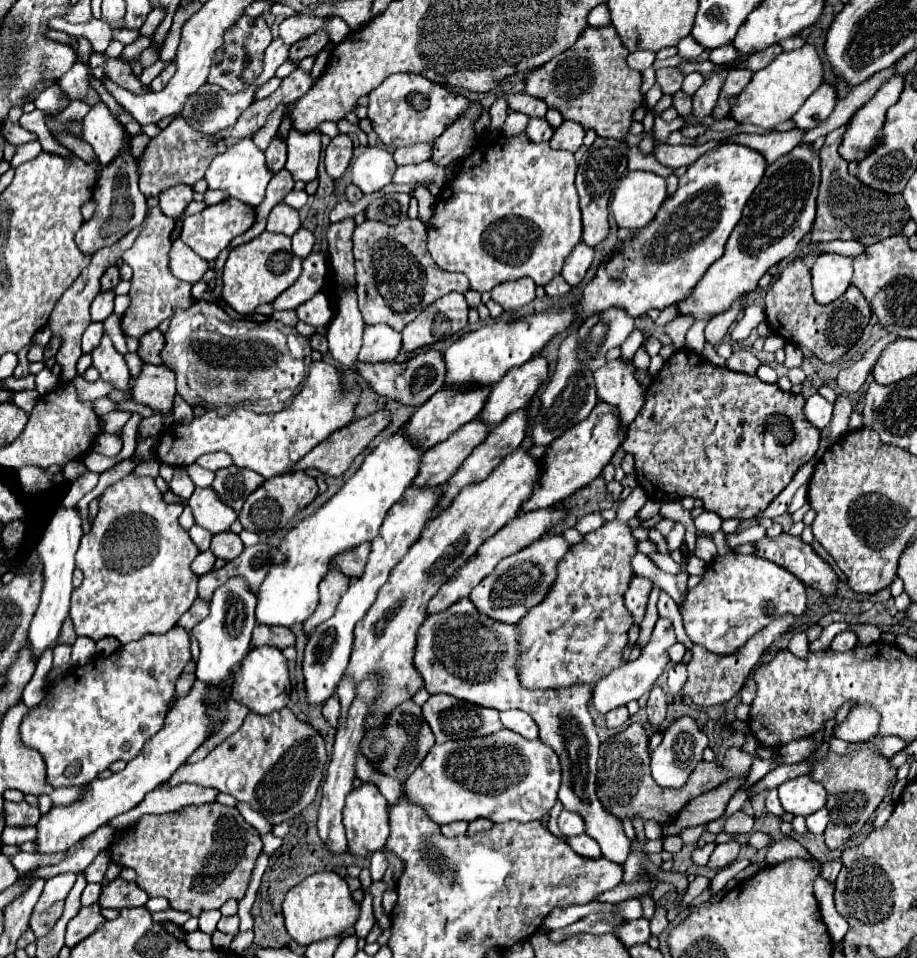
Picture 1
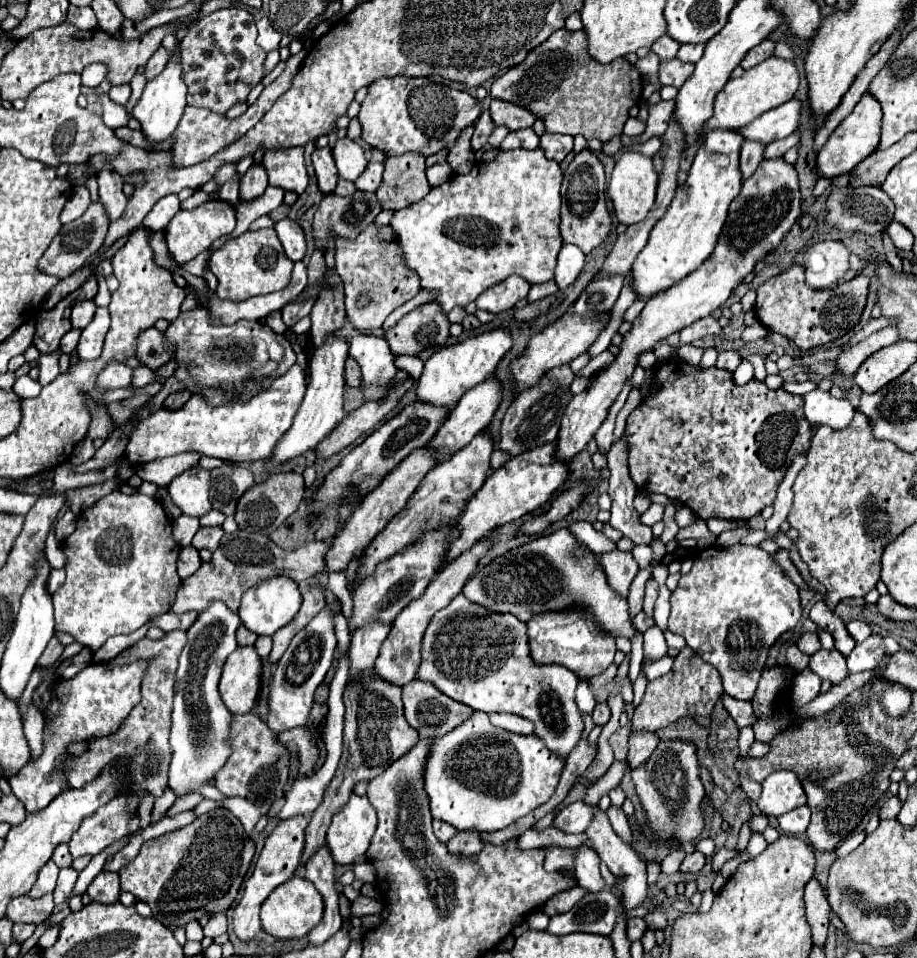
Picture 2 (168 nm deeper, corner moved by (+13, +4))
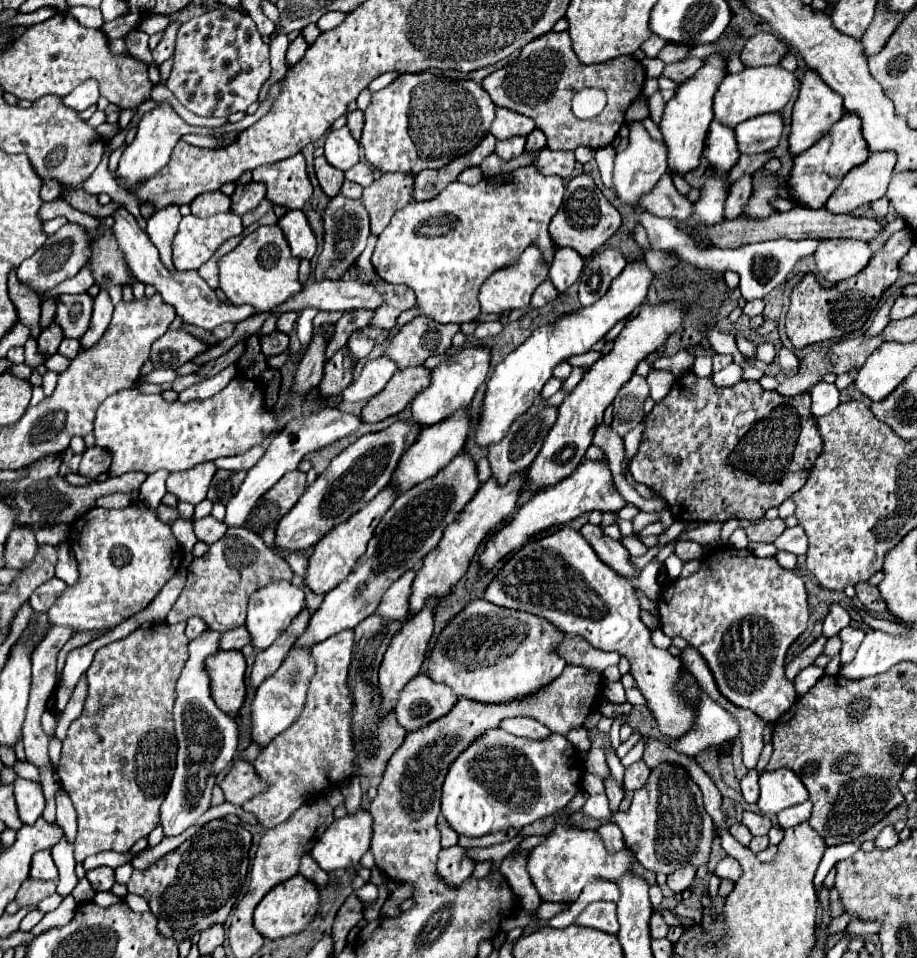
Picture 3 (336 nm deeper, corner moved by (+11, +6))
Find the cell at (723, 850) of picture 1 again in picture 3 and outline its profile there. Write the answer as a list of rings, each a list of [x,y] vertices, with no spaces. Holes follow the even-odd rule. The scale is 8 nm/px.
[[[688,863],[680,871],[674,871],[674,873],[668,875],[668,887],[672,891],[676,891],[676,893],[678,891],[684,891],[684,889],[688,889],[692,885],[694,877],[696,877],[696,867]]]

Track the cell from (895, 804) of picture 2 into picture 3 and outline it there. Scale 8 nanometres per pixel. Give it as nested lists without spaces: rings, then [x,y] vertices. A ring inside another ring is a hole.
[[[886,825],[878,837],[876,837],[876,847],[882,847],[882,849],[888,849],[888,847],[894,847],[898,843],[898,833],[894,829],[894,825]]]

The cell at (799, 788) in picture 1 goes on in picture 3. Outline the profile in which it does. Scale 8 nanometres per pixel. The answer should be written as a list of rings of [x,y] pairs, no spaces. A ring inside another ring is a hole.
[[[776,769],[760,775],[760,799],[756,805],[764,815],[778,815],[796,803],[804,803],[806,799],[808,791],[794,771]]]

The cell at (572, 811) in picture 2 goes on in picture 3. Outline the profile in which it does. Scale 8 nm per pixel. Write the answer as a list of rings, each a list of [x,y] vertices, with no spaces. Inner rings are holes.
[[[592,795],[592,797],[584,803],[582,813],[584,813],[586,817],[592,817],[592,819],[598,819],[598,821],[604,821],[604,823],[608,823],[608,819],[610,819],[610,815],[612,815],[612,811],[608,809],[608,799],[606,799],[606,795]]]

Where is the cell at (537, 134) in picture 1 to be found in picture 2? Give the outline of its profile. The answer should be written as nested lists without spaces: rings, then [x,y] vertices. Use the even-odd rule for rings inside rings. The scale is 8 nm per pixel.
[[[532,127],[528,129],[520,129],[520,131],[512,131],[504,137],[504,141],[500,143],[502,151],[512,151],[512,149],[536,149],[540,143],[540,137],[534,133]]]

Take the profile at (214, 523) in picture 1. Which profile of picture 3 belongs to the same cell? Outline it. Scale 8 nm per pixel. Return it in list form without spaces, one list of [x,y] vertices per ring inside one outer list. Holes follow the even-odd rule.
[[[200,463],[192,469],[176,471],[176,473],[170,473],[170,477],[166,481],[166,489],[168,489],[168,493],[176,495],[178,501],[198,505],[200,501],[206,499],[214,473],[216,473],[214,463]]]

